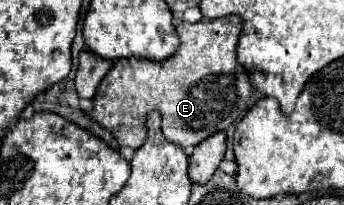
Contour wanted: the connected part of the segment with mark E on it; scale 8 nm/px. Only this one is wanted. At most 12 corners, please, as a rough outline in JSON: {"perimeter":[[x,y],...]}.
{"perimeter":[[241,18],[181,22],[165,62],[117,60],[87,116],[119,146],[145,116],[183,150],[245,116]]}

